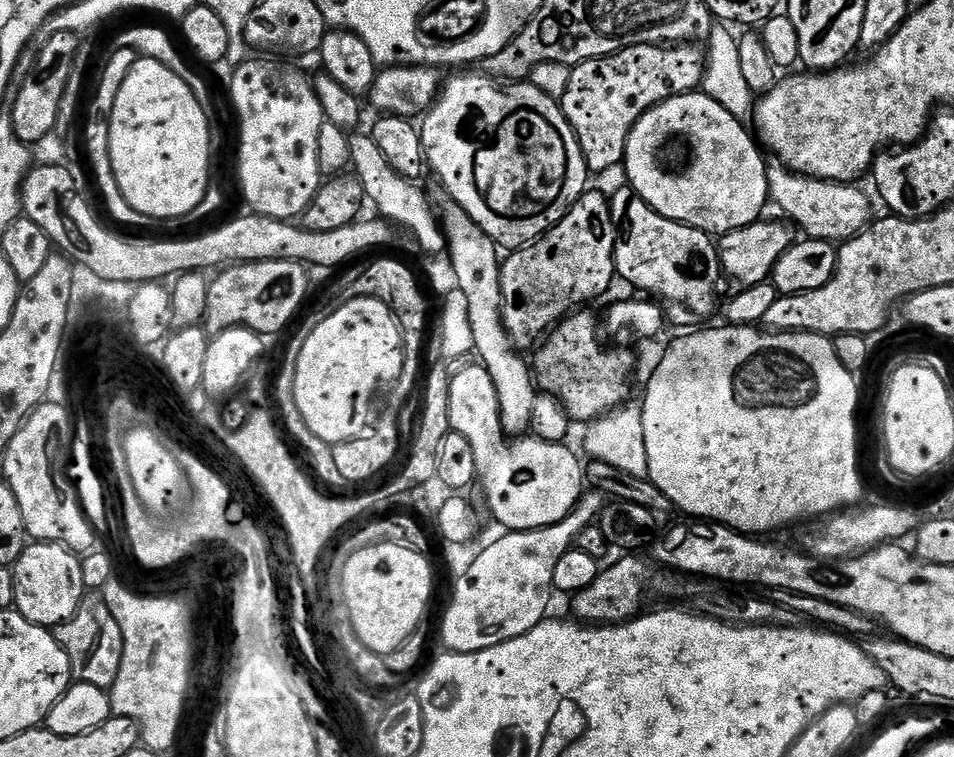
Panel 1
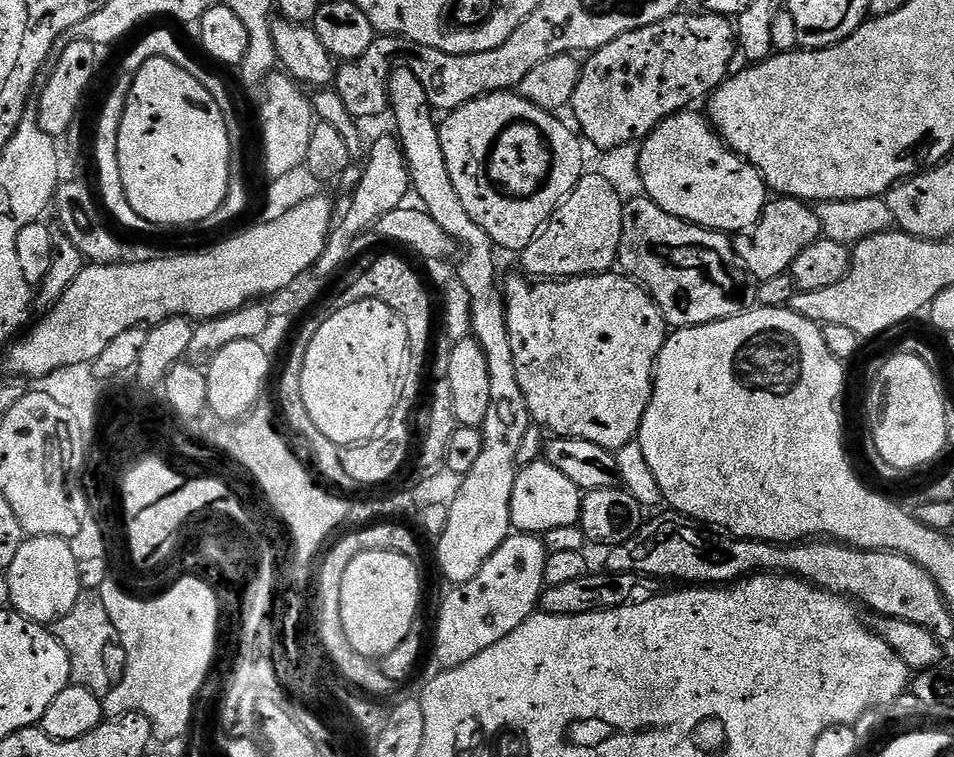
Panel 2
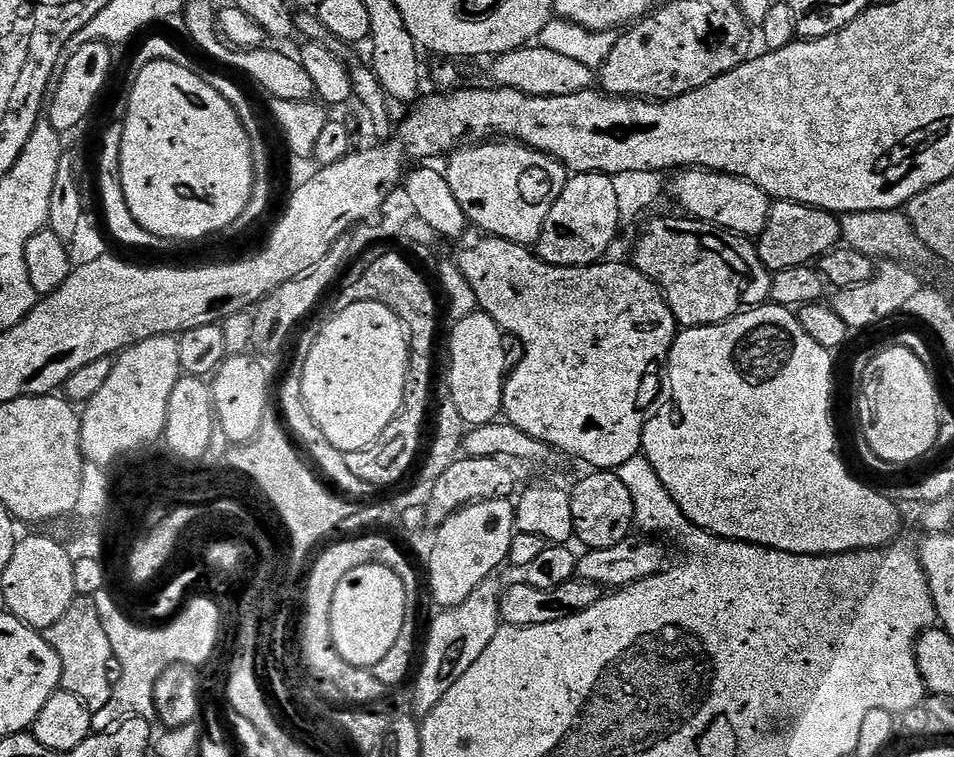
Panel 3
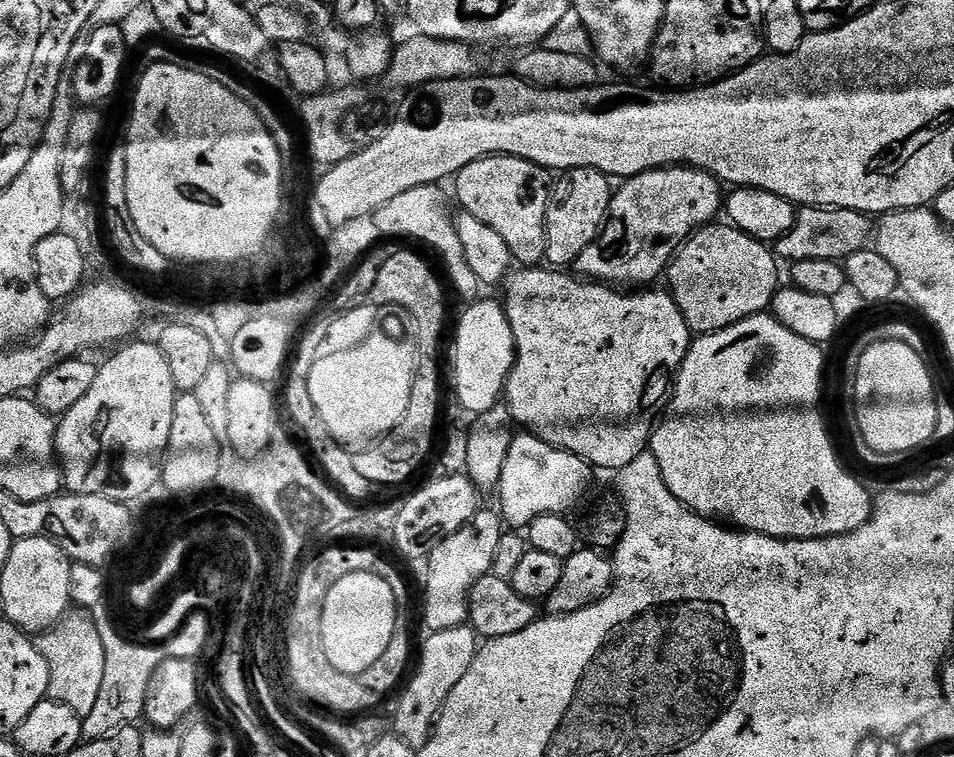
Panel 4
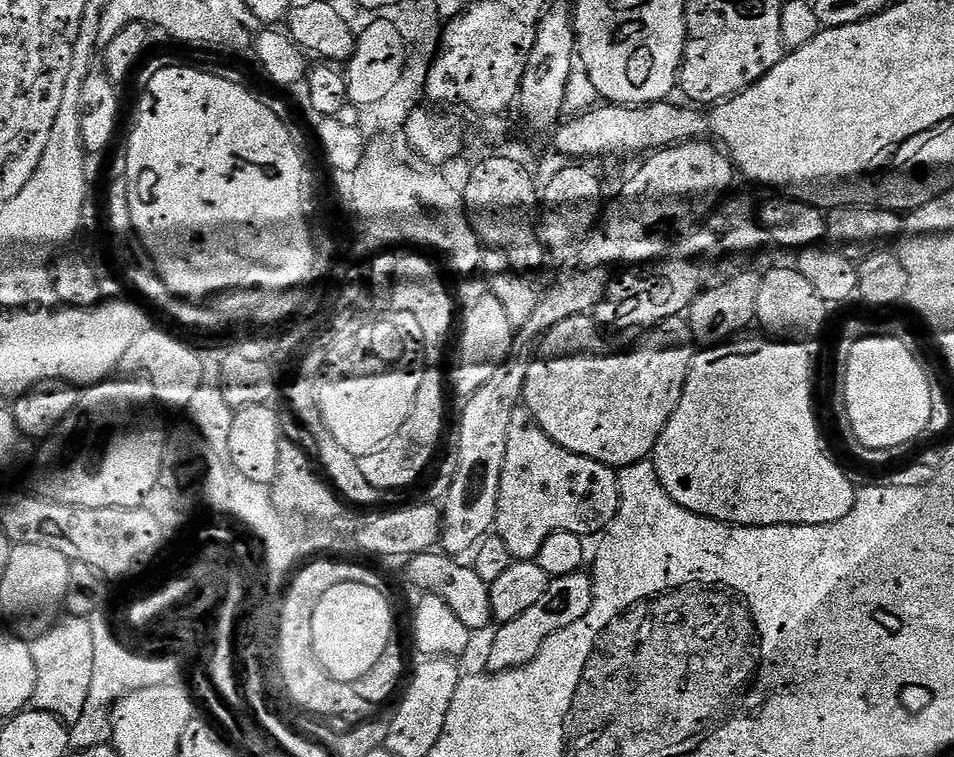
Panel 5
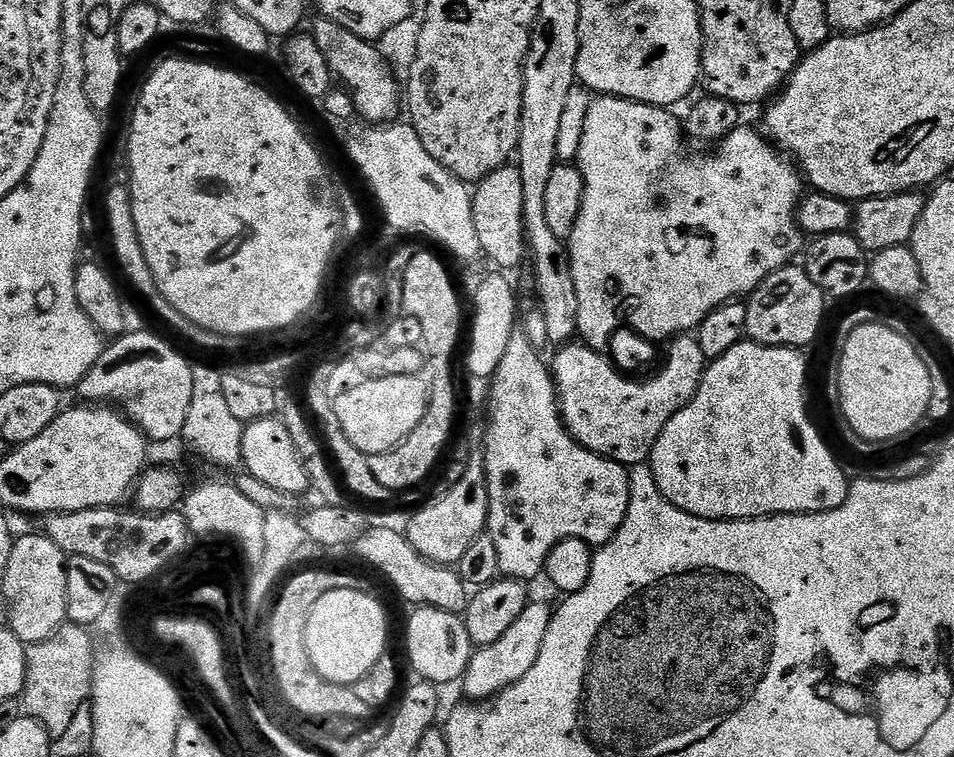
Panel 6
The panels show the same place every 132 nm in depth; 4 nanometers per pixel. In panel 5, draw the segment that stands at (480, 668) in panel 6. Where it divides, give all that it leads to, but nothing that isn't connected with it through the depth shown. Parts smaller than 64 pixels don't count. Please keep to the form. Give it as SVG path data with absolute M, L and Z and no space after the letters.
M587 571L549 579L546 594L542 594L542 598L538 598L538 602L534 602L526 614L518 614L518 618L497 627L496 637L488 648L487 671L495 674L528 664L555 632L578 622L578 618L586 618L586 610L590 610L591 605L592 577Z

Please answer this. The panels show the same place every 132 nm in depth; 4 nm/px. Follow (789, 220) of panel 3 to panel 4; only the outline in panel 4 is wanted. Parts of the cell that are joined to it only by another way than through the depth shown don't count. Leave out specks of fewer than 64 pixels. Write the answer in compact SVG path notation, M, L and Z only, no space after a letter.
M801 207L796 213L794 226L782 237L775 241L774 252L781 261L795 262L806 258L822 258L823 260L845 261L850 254L860 252L863 248L869 247L874 236L874 224L865 213L846 210L845 208L810 208Z

